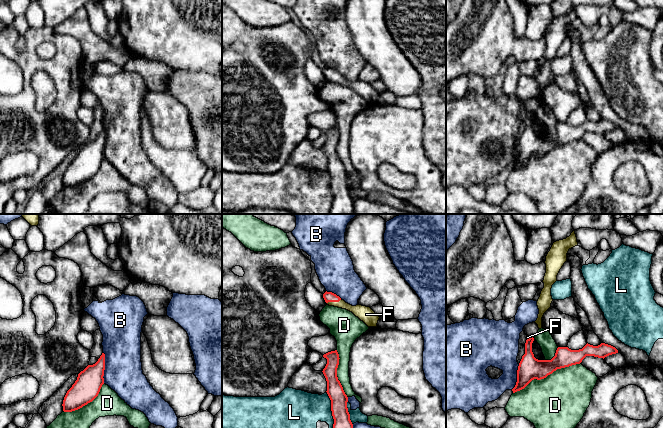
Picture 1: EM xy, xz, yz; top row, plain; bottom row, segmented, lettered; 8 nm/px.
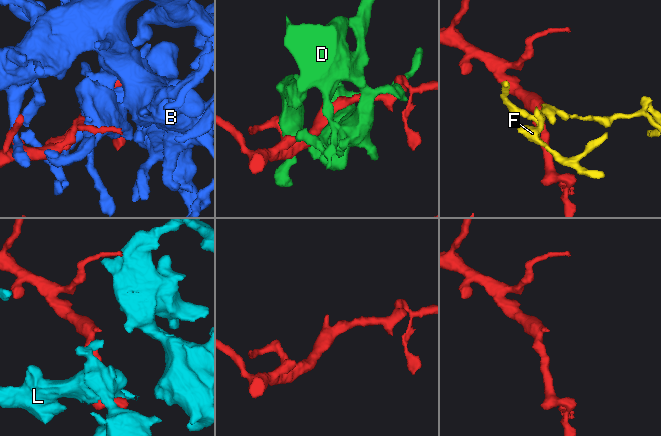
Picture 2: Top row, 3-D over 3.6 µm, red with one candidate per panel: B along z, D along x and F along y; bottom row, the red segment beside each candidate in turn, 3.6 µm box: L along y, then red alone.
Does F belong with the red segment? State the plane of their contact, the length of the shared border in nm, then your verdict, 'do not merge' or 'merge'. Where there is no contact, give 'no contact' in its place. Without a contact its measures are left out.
meets red in xz; contact 120 nm long; merge

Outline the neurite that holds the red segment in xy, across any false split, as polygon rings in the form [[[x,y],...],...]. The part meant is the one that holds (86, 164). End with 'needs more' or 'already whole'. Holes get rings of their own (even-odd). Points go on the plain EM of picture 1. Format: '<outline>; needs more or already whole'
[[[105,130],[98,137],[88,141],[78,150],[77,156],[67,167],[63,176],[63,187],[72,188],[92,178],[104,160]]]; already whole

